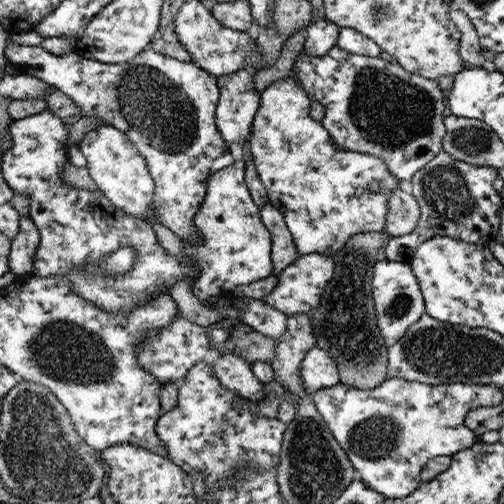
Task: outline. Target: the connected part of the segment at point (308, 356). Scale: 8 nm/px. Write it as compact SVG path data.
M314 346L305 354L302 364L301 377L310 395L341 382L338 364L327 350Z

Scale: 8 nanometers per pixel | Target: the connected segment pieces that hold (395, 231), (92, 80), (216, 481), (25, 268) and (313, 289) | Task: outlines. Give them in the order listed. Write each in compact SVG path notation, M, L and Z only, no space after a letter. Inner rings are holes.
M398 188L388 200L385 232L391 237L411 234L416 229L420 215L420 206L414 196Z
M9 38L5 50L7 60L11 62L13 66L21 72L34 73L36 78L47 82L50 86L61 90L66 96L69 96L74 102L78 103L81 108L81 116L96 116L104 120L100 125L112 125L118 130L124 131L128 138L131 139L132 144L137 148L139 153L147 159L147 166L150 168L151 178L155 182L155 197L151 203L151 209L157 216L157 222L160 222L162 226L168 228L174 232L182 241L186 241L186 244L194 245L198 242L202 242L204 235L200 235L200 230L194 223L196 212L198 212L207 198L207 190L209 188L209 179L220 170L228 169L234 165L235 156L226 147L227 144L223 139L223 135L220 134L219 127L215 123L215 110L218 108L219 102L219 85L218 76L212 74L210 71L206 71L203 67L196 66L194 62L184 62L182 59L172 58L171 55L160 54L159 51L154 50L152 47L147 47L142 53L138 53L131 61L123 62L120 64L112 64L106 62L98 62L96 59L80 58L80 55L72 52L70 54L64 54L62 56L52 54L51 51L44 50L42 46L24 46ZM208 145L223 147L225 149L221 157L212 159L204 155L204 147Z
M212 359L202 360L177 383L179 387L177 405L170 412L162 412L156 432L170 449L170 459L189 475L197 470L204 476L205 490L219 486L223 480L233 478L237 466L256 466L263 470L275 466L282 460L284 423L256 413L249 406L249 399L228 390L213 370Z
M28 214L20 217L19 234L12 240L9 263L11 271L19 278L31 275L42 236Z
M320 253L300 254L299 257L290 266L277 275L278 283L261 300L262 303L272 304L272 307L278 311L284 312L284 315L290 317L299 313L310 315L314 313L320 302L323 301L323 292L327 288L328 281L334 276L335 263L330 255Z

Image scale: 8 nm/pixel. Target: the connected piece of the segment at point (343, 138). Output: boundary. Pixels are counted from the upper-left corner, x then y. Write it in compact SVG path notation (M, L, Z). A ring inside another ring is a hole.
M336 46L319 57L302 51L291 72L295 81L310 95L310 99L320 102L326 108L321 122L335 142L346 150L380 157L384 160L387 170L399 181L410 182L428 162L442 152L443 138L447 134L447 127L442 124L446 102L437 81L412 74L399 63L388 63L380 57L352 54L351 51Z

